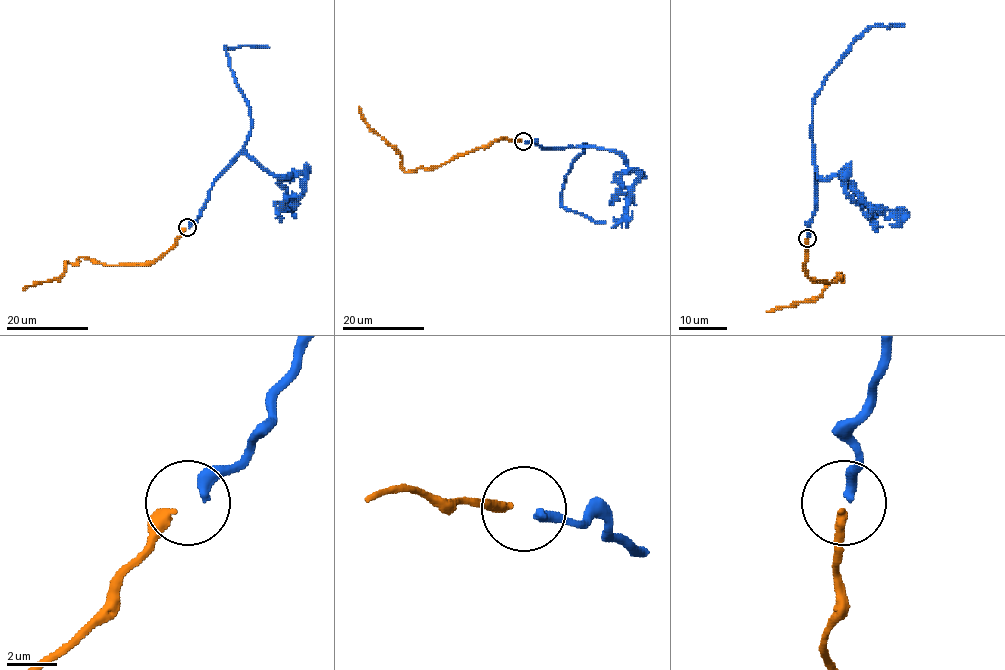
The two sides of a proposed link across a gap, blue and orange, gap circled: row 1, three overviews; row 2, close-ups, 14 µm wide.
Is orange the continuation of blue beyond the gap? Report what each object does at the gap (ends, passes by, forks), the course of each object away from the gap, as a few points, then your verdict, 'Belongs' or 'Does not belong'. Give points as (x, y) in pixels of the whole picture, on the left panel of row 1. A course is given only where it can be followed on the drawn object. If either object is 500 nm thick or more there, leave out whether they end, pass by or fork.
At the ring blue ends. At the ring orange ends. Course of blue: (190, 227), (201, 213), (213, 180), (243, 149), (251, 125), (249, 103), (236, 83), (225, 47), (270, 48). Course of orange: (185, 229), (150, 264), (105, 265), (80, 257), (78, 264), (66, 262), (59, 279), (36, 282), (22, 290). Belongs

